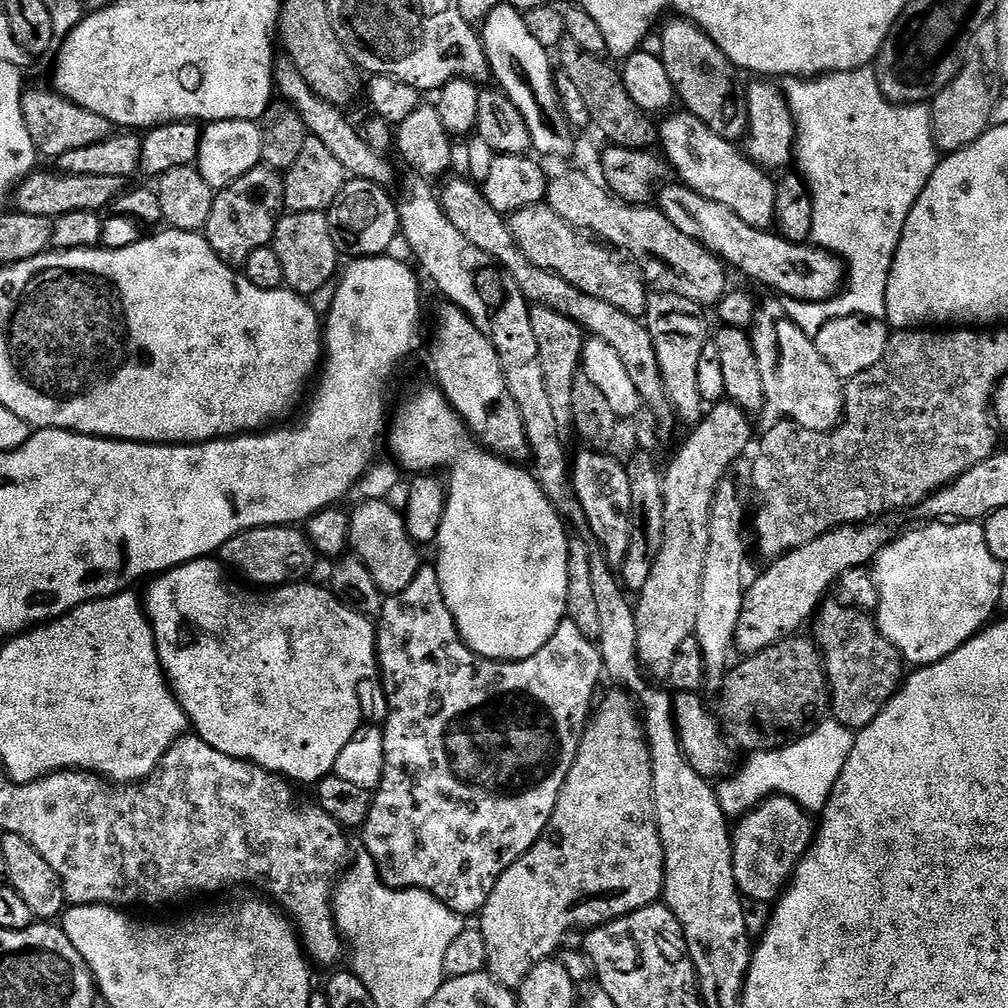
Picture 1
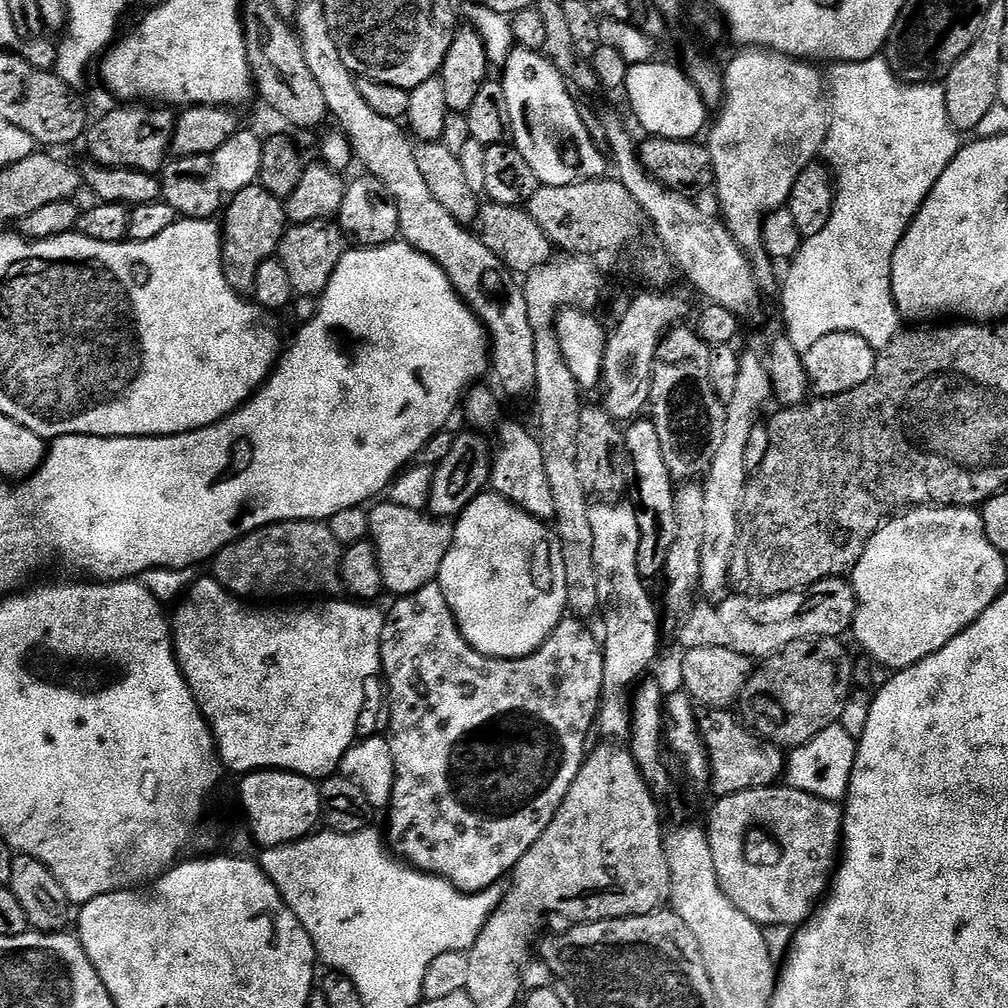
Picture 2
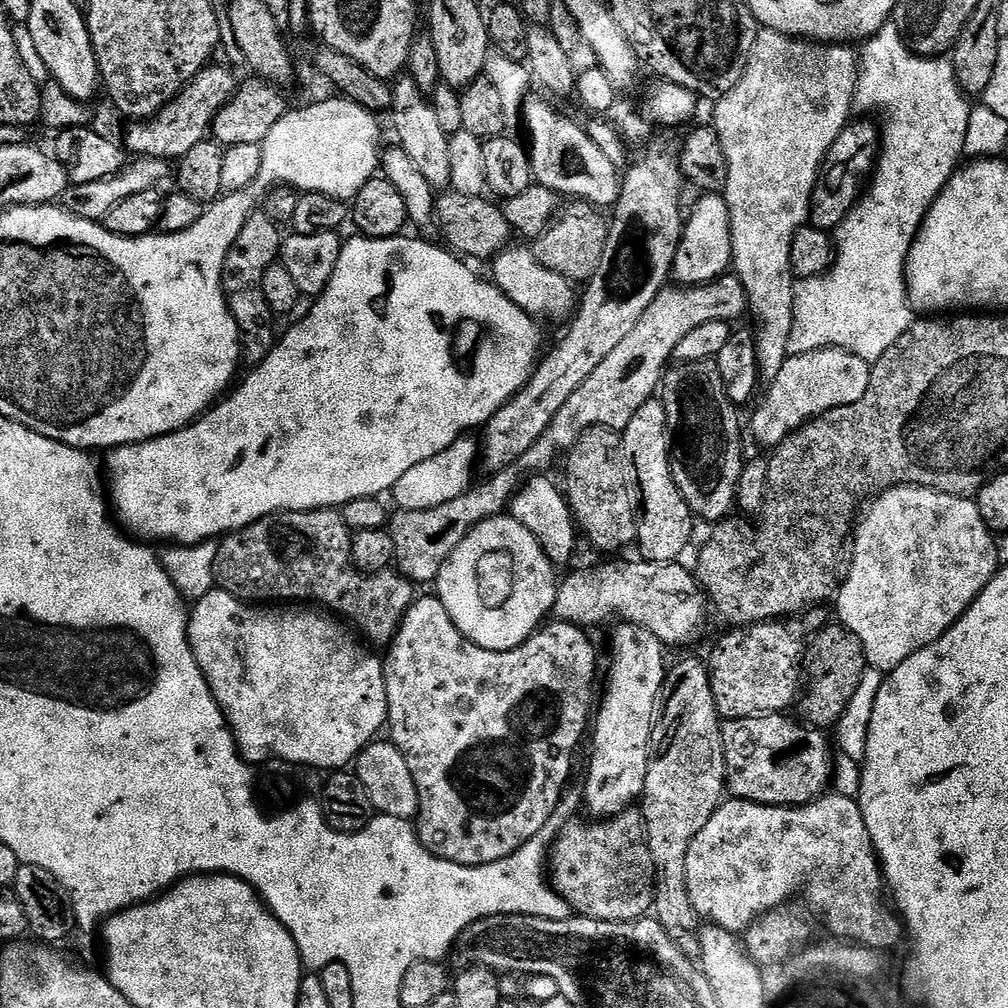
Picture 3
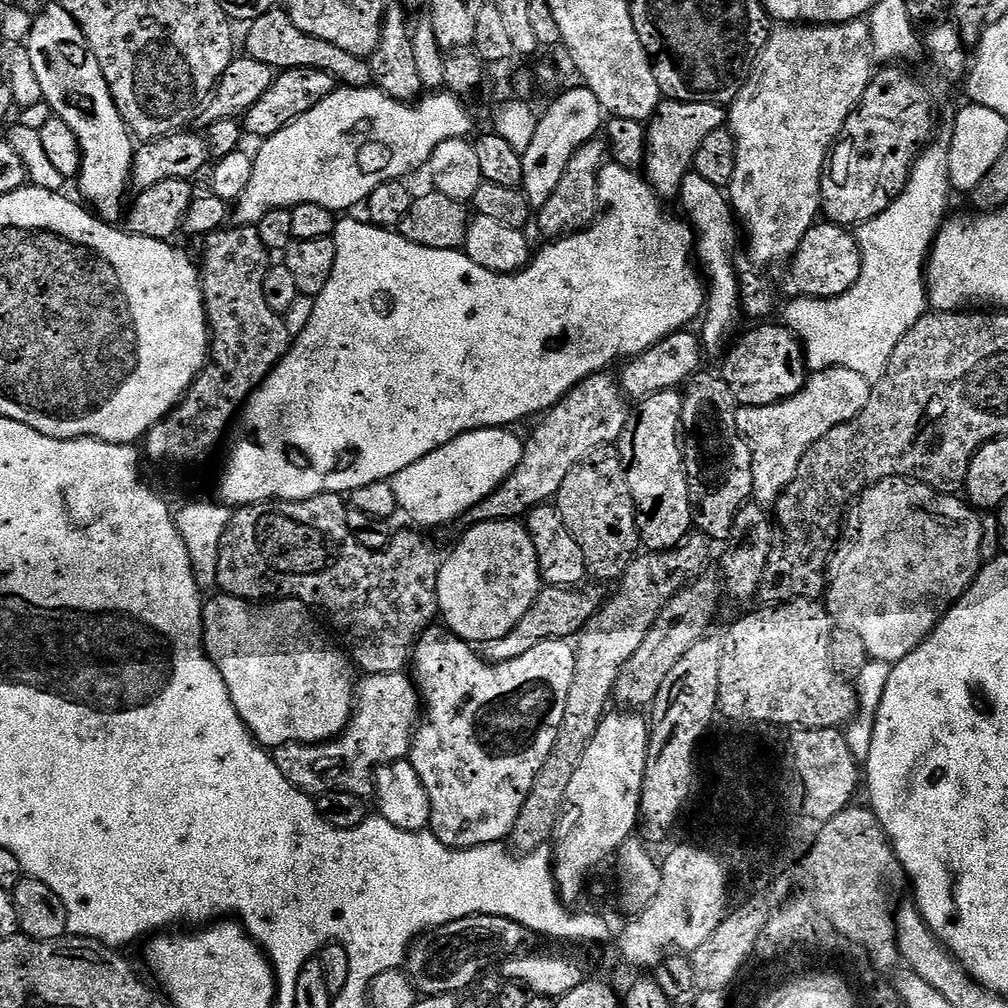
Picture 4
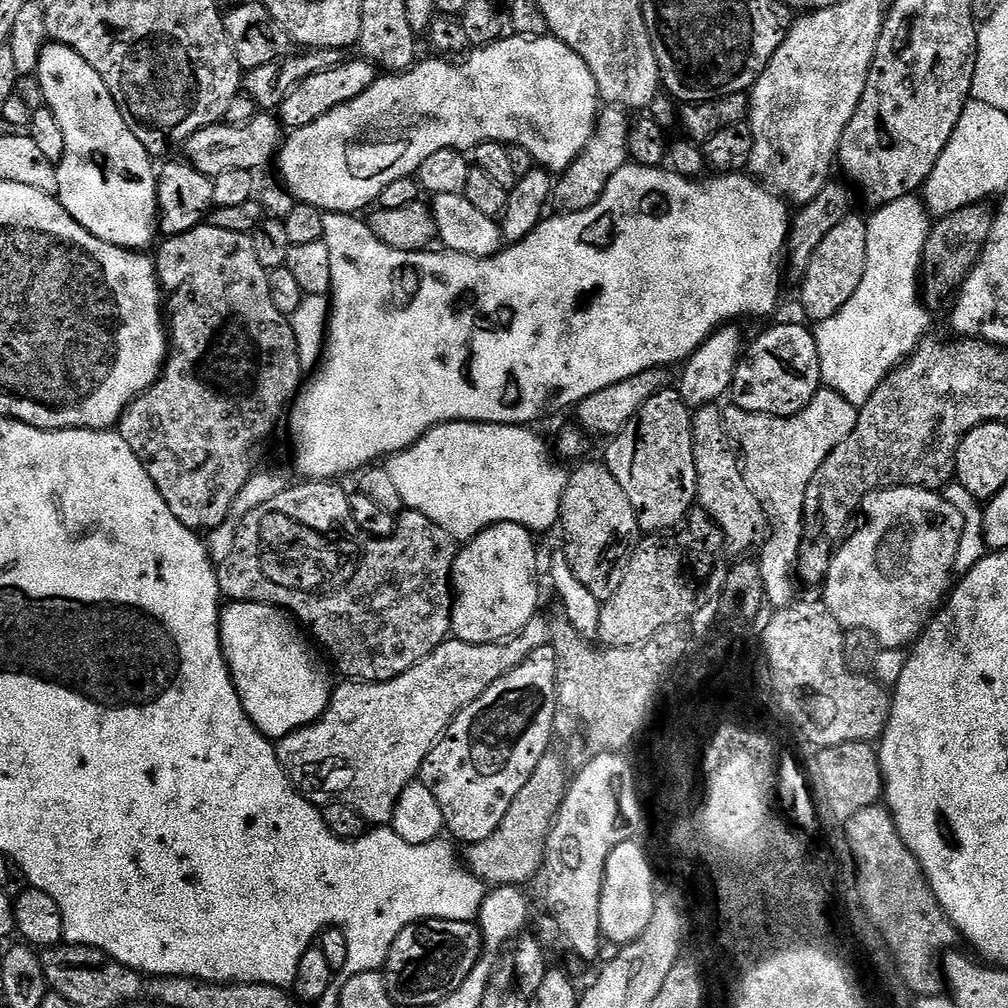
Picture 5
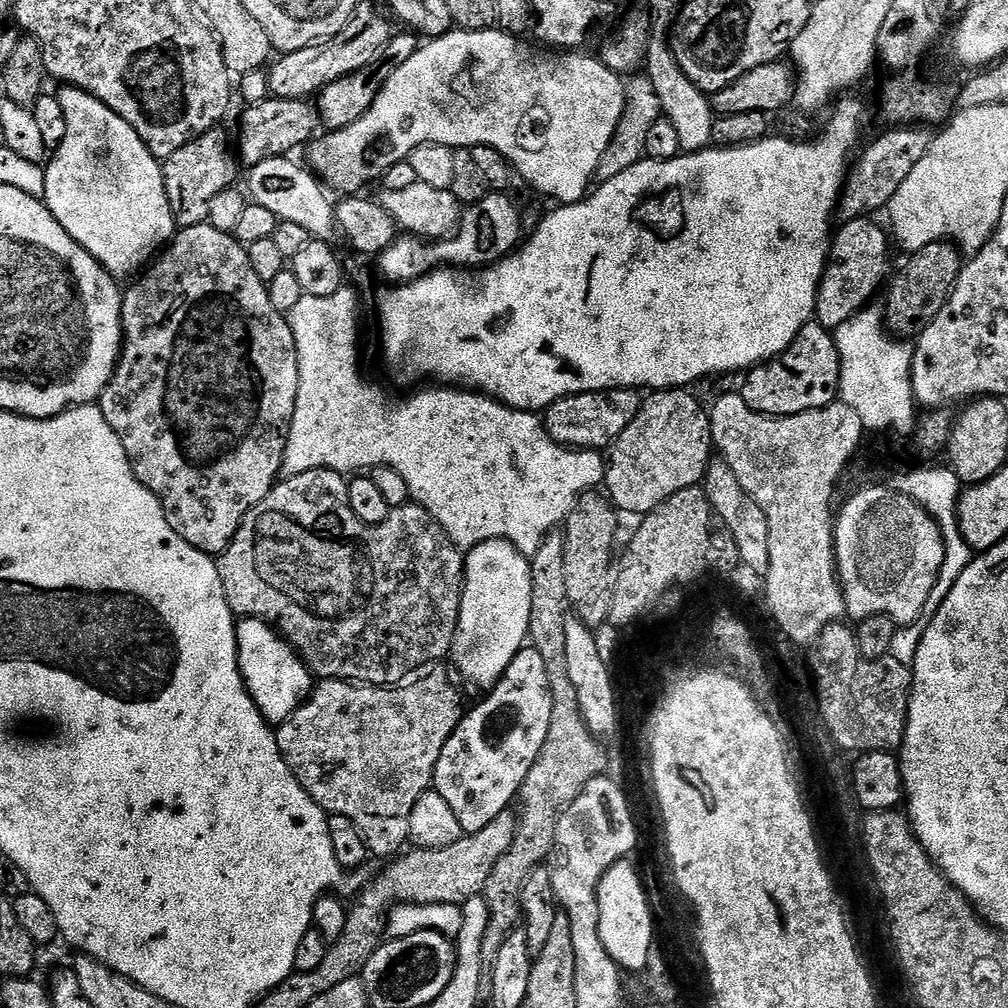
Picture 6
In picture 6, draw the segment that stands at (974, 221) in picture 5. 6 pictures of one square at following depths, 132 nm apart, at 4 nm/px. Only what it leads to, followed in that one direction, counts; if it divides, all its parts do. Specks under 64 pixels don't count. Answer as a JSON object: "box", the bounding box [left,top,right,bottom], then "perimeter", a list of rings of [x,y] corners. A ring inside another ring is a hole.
{"box":[882,243,962,338],"perimeter":[[[951,243],[931,244],[907,257],[904,277],[893,275],[888,288],[888,305],[882,308],[887,331],[896,338],[915,338],[924,327],[946,306],[956,279],[960,277],[962,256]]]}

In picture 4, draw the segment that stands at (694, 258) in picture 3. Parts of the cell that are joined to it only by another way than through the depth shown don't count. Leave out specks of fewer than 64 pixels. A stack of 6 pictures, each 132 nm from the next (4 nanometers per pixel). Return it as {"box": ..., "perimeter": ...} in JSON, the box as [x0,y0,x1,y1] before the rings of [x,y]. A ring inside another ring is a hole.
{"box":[678,170,742,353],"perimeter":[[[695,170],[682,180],[678,204],[684,207],[683,215],[694,233],[694,256],[702,265],[702,276],[706,281],[706,311],[702,316],[704,329],[698,332],[700,343],[704,345],[705,353],[723,353],[729,343],[728,335],[735,330],[736,323],[742,320],[740,282],[736,272],[738,217],[732,211],[732,202],[725,189],[714,186],[714,182],[706,182],[706,178],[699,176]]]}

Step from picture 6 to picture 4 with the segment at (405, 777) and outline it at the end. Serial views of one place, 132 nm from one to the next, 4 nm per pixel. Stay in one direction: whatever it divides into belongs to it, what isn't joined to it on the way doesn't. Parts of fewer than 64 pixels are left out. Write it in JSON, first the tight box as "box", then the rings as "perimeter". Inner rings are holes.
{"box":[271,587,598,798],"perimeter":[[[541,587],[530,610],[526,610],[526,614],[522,614],[518,626],[514,626],[514,630],[510,630],[510,634],[506,634],[502,638],[483,641],[484,659],[494,664],[501,664],[507,660],[522,658],[522,654],[534,650],[534,646],[538,646],[538,642],[568,640],[575,637],[590,622],[598,609],[598,601],[596,602],[590,593],[584,591],[574,588]],[[395,672],[365,675],[363,679],[356,690],[352,716],[340,735],[322,744],[283,744],[271,753],[286,782],[313,798],[322,797],[327,792],[371,797],[376,769],[409,755],[422,712],[422,701],[411,675]]]}

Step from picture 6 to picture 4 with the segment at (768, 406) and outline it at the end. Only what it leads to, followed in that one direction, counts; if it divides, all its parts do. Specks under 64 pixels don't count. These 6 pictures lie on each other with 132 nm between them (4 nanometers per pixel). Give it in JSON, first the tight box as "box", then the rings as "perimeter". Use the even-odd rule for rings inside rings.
{"box":[722,322,810,408],"perimeter":[[[764,322],[753,327],[756,329],[746,333],[736,345],[733,343],[732,353],[730,348],[723,357],[722,378],[730,386],[730,394],[734,394],[737,405],[745,408],[781,404],[786,398],[801,392],[810,375],[800,341],[787,327],[772,323],[776,322]]]}

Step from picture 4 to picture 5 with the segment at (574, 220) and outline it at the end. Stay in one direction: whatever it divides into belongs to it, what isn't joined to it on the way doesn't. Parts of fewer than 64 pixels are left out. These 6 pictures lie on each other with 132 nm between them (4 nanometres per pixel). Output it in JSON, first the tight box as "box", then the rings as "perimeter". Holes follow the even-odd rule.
{"box":[550,104,630,214],"perimeter":[[[616,104],[601,107],[599,114],[596,115],[596,125],[590,142],[586,142],[586,146],[580,151],[578,158],[574,158],[574,162],[570,162],[566,171],[559,173],[558,179],[553,183],[550,201],[553,209],[556,207],[560,212],[575,214],[596,206],[598,198],[602,198],[610,178],[619,176],[620,171],[629,163],[629,123],[630,116],[625,109]]]}

